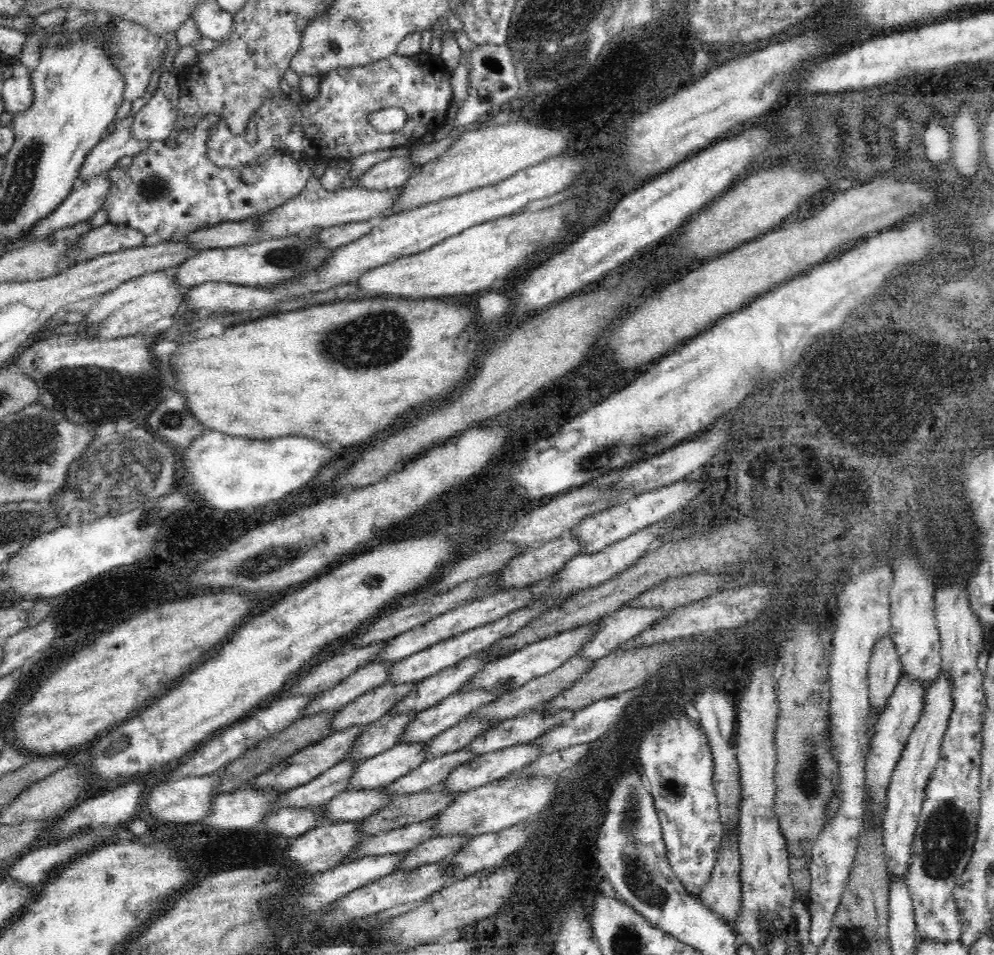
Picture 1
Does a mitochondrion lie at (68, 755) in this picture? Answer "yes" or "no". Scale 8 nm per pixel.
no

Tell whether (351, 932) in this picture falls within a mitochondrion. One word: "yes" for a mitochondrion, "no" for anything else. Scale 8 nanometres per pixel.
no

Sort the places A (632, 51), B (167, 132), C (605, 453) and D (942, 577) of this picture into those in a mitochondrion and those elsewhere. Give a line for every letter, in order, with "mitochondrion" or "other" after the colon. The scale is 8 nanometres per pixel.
A: other
B: other
C: mitochondrion
D: other

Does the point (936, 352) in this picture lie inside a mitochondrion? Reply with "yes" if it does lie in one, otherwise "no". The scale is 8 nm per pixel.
yes

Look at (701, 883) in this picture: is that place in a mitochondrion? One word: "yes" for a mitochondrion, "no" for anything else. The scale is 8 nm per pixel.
no

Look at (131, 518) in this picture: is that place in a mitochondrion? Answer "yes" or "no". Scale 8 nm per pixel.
yes

